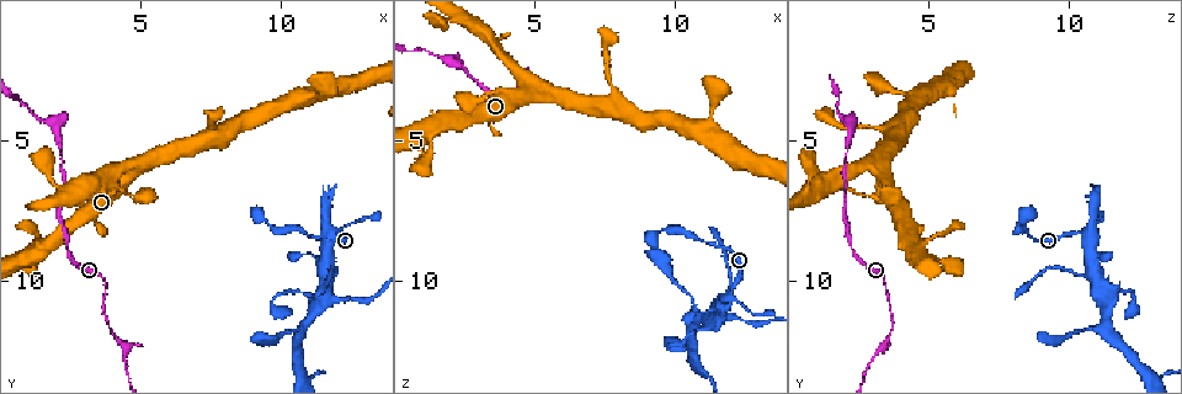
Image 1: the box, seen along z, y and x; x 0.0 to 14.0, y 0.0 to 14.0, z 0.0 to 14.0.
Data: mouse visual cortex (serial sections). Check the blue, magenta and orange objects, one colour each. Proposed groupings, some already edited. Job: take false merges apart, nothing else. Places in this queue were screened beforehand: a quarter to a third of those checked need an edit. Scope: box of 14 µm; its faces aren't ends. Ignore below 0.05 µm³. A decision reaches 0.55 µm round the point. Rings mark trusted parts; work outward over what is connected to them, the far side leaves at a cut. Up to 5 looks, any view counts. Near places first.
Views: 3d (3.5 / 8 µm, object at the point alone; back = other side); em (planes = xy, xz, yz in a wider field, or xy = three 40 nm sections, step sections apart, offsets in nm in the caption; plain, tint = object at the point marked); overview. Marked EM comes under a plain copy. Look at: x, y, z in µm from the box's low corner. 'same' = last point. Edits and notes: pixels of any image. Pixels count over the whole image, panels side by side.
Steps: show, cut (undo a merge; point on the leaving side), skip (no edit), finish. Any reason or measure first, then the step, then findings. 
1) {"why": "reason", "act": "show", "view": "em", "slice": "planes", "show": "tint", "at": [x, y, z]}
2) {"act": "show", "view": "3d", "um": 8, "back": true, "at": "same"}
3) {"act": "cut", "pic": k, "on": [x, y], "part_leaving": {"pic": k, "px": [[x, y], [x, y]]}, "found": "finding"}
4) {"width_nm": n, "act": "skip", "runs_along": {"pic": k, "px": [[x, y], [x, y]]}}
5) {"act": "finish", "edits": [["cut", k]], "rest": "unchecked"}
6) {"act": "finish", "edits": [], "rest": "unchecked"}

{"why": "sharp bend", "act": "show", "view": "3d", "um": 3.5, "at": [2.1, 4.5, 2.2]}

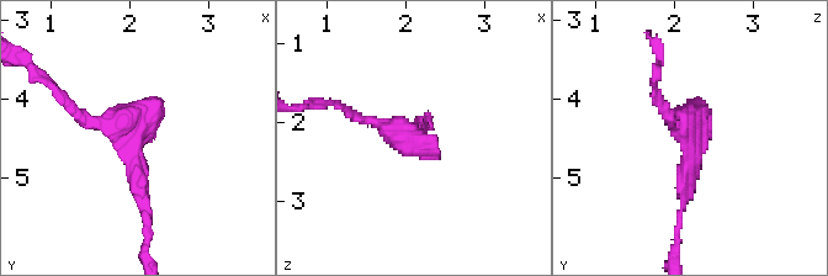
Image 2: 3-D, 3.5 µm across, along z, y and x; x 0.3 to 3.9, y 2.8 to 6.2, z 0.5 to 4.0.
{"act": "skip", "runs_along": {"pic": 2, "px": [[144, 208], [133, 133], [68, 102]]}, "found": "continuous, no second cell"}

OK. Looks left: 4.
{"why": "four-way junction", "act": "show", "view": "3d", "um": 3.5, "at": [11.5, 10.8, 11.4]}

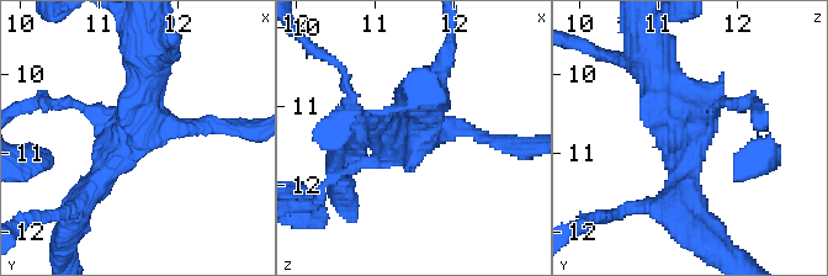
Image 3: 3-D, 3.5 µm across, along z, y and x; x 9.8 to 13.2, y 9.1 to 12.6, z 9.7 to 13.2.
{"why": "need the tissue", "act": "show", "view": "em", "slice": "xy", "step": 3, "show": "tint", "at": [11.40, 10.85, 11.35]}

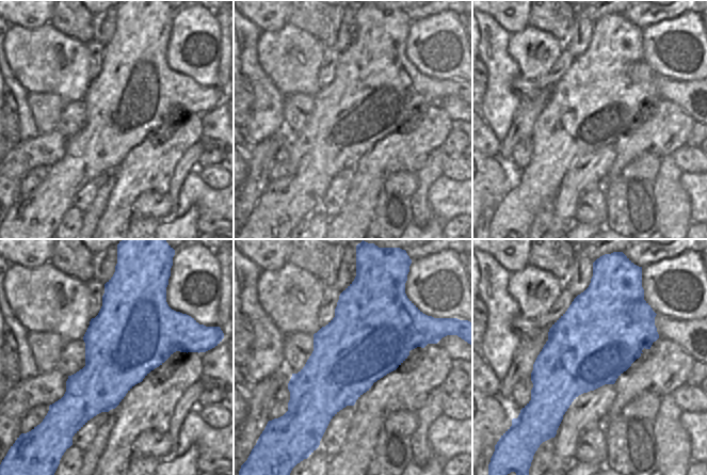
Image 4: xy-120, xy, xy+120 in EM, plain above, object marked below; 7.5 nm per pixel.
{"act": "show", "view": "em", "slice": "xy", "step": 1, "show": "tint", "at": "same"}

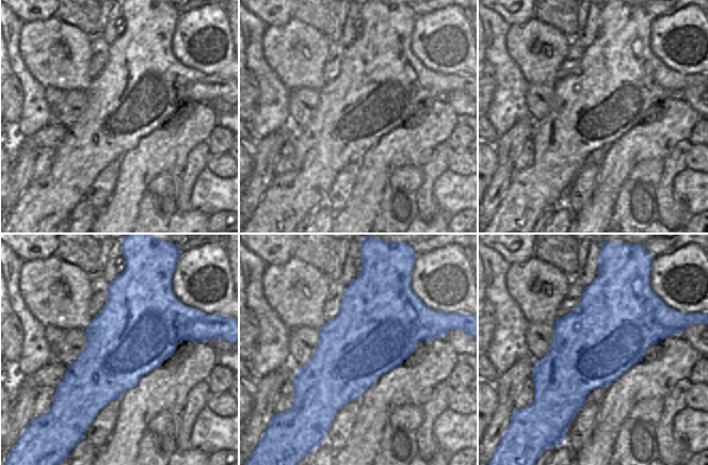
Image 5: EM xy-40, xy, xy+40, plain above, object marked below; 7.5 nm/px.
{"width_nm": 650, "act": "skip", "runs_along": {"pic": 3, "px": [[148, 48], [141, 125], [88, 192]]}, "found": "all the same cell"}

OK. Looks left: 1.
{"act": "finish", "edits": [], "rest": "unchecked"}

